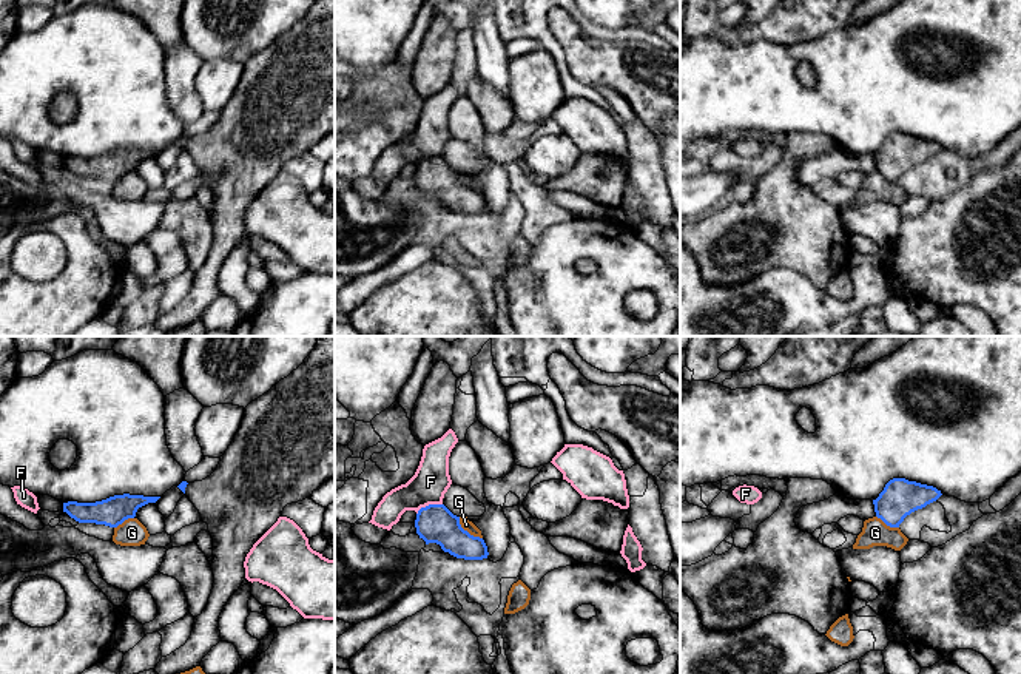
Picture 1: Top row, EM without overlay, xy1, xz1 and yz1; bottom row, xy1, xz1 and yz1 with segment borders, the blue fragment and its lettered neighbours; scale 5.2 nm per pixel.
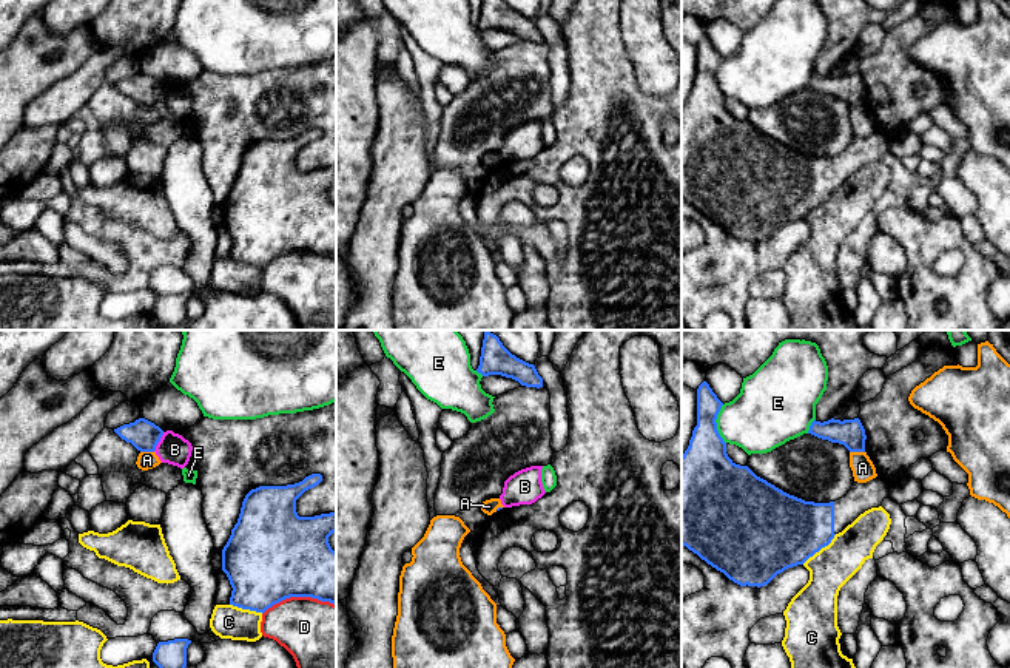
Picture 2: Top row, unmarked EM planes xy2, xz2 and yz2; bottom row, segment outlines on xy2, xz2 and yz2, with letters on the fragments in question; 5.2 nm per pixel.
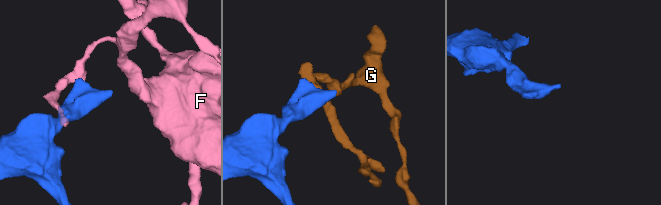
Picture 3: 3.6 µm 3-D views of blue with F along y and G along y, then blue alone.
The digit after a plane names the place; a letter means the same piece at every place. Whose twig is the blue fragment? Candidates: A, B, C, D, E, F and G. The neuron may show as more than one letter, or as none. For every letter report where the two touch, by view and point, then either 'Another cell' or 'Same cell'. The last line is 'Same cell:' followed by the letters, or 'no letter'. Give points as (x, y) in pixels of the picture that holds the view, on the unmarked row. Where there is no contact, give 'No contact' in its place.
A: Touches blue at yz2 (858, 105). Another cell
B: Touches blue at xy2 (159, 94). Another cell
C: Touches blue at yz2 (819, 204). Another cell
D: Touches blue at xy2 (298, 250). Another cell
E: Touches blue at yz2 (716, 79). Another cell
F: Touches blue at xz1 (429, 159). Another cell
G: Touches blue at xz1 (466, 185). Another cell
Same cell: no letter

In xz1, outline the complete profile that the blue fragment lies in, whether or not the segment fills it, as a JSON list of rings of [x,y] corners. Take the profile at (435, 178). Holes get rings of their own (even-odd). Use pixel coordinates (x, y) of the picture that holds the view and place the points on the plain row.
[[[444,159],[421,162],[415,174],[416,188],[429,197],[436,197],[444,207],[464,214],[487,213],[487,201],[483,193],[470,190]]]

